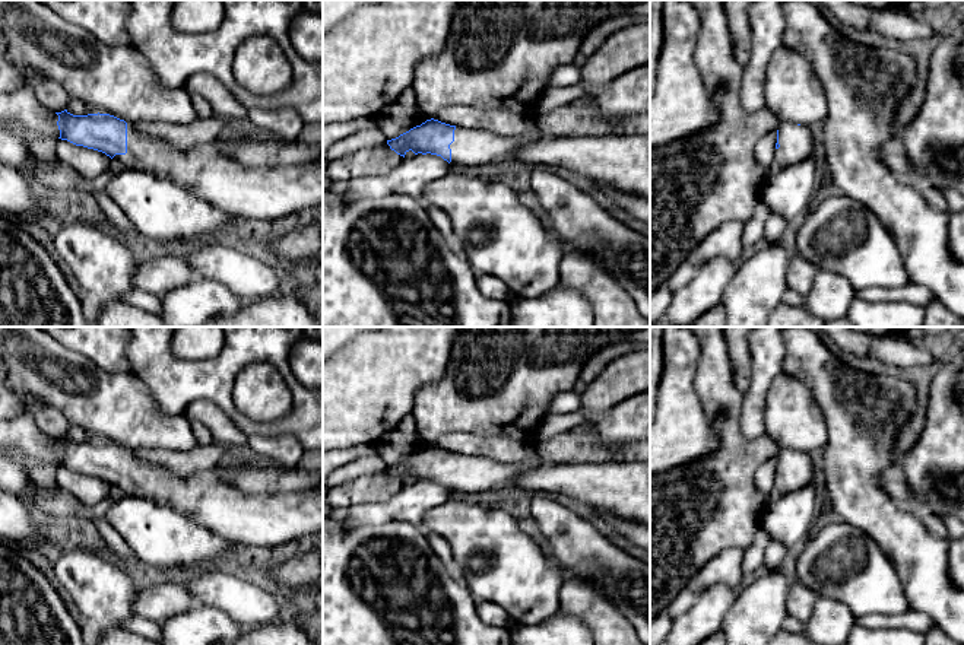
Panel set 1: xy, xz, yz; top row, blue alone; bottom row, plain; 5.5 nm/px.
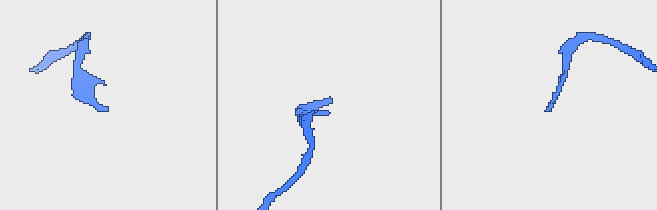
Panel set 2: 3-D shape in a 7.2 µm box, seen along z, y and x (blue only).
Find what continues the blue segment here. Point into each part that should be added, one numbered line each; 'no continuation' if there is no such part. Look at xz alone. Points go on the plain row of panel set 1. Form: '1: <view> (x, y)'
1: xz (472, 473)

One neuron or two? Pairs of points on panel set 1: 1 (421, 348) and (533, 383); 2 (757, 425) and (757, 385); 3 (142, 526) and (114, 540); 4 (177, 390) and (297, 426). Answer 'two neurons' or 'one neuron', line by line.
1: two neurons
2: one neuron
3: two neurons
4: one neuron

